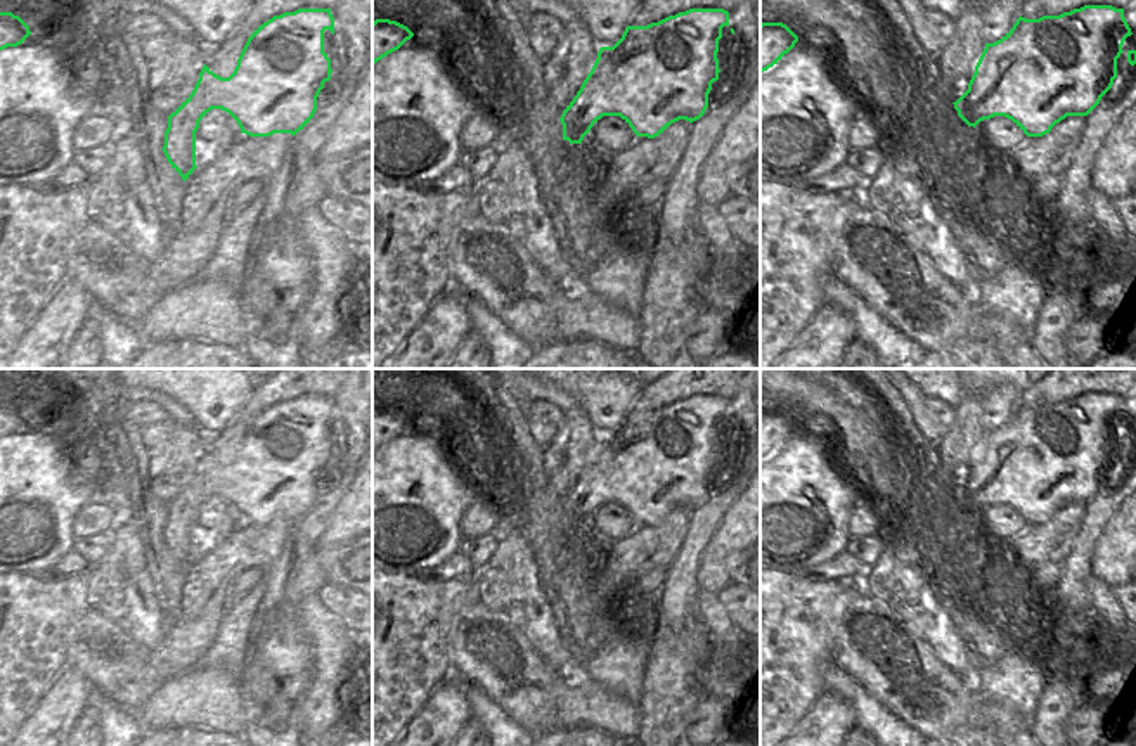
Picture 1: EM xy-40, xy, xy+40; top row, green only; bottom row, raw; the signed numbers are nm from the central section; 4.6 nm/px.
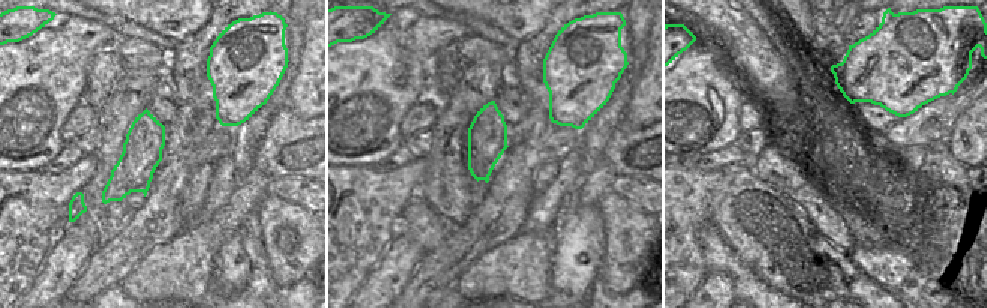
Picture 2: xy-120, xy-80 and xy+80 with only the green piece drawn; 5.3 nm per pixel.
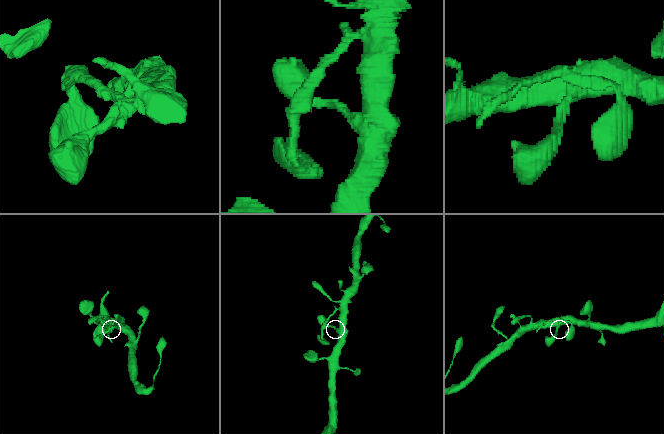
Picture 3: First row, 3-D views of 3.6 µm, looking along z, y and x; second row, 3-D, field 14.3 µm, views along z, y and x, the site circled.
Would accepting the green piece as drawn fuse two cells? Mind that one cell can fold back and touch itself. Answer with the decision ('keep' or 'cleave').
keep

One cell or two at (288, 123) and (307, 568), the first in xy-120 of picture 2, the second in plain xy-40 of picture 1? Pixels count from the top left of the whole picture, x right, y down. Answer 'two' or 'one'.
two

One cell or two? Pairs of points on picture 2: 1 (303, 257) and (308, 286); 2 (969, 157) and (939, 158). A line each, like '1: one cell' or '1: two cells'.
1: two cells
2: two cells

